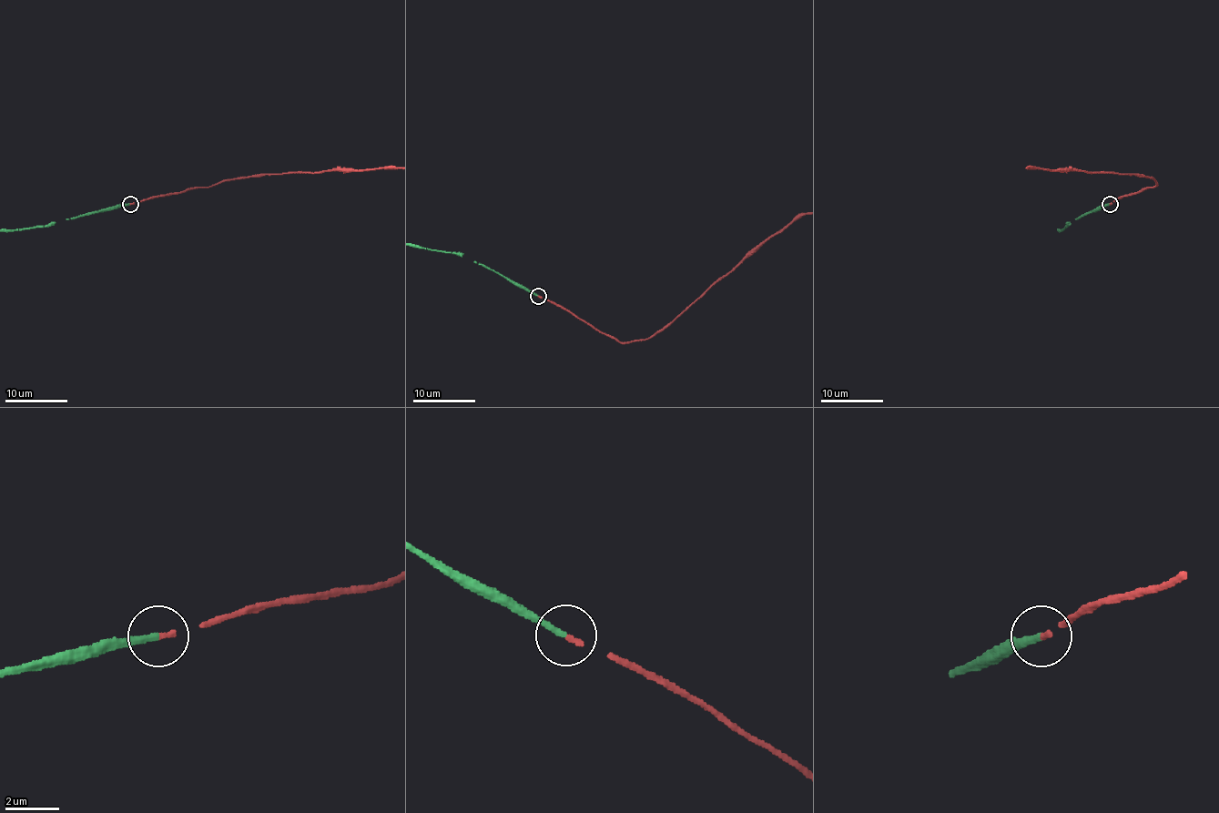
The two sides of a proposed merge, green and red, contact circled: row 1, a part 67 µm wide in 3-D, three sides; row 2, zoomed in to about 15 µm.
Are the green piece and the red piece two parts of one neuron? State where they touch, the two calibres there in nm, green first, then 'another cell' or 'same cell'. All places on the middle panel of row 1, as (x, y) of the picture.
at (538, 296); 240 nm thick on the green side, 160 nm on the other; same cell

